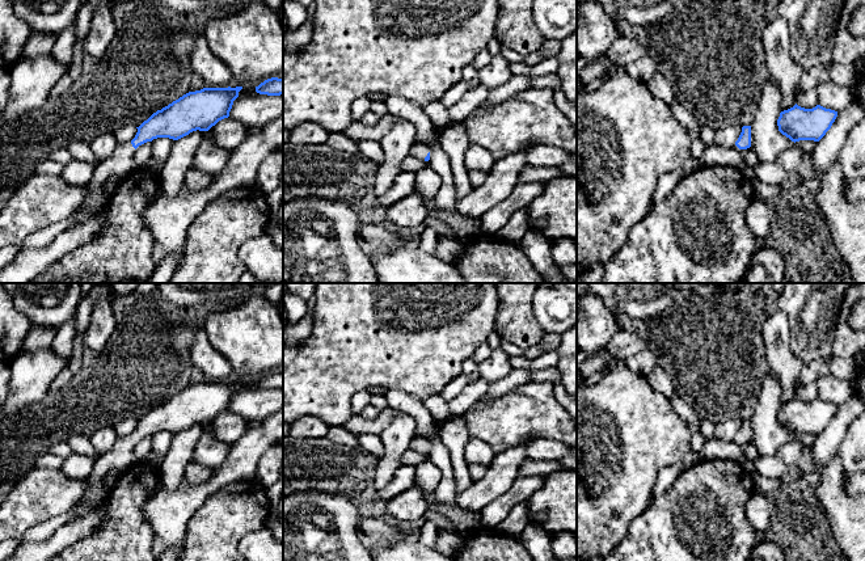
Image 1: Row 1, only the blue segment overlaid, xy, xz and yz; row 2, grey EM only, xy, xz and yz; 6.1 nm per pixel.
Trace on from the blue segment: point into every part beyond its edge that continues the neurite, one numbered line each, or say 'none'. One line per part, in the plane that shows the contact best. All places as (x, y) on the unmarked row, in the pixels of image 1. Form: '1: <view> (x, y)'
1: xz (420, 444)

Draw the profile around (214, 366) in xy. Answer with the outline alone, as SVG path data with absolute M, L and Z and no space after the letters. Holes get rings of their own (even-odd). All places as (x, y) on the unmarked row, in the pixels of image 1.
M204 330L197 332L190 359L207 381L228 381L233 377L229 362L211 345Z

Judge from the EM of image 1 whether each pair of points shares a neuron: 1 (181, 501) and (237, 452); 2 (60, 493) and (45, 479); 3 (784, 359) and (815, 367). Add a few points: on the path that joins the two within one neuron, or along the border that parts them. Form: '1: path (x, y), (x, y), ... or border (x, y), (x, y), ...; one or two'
1: path (197, 496), (209, 489), (230, 468); one
2: path (57, 490), (49, 483); one
3: border (804, 365), (796, 387); two

